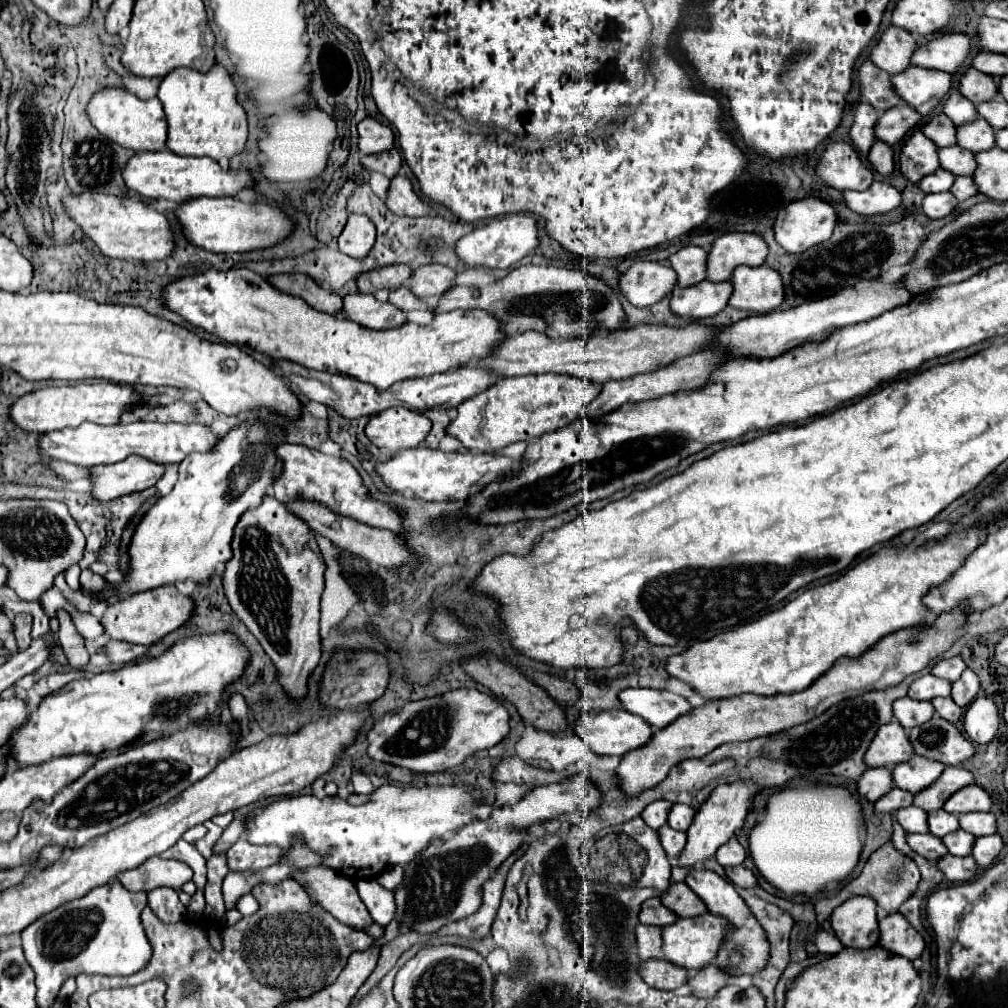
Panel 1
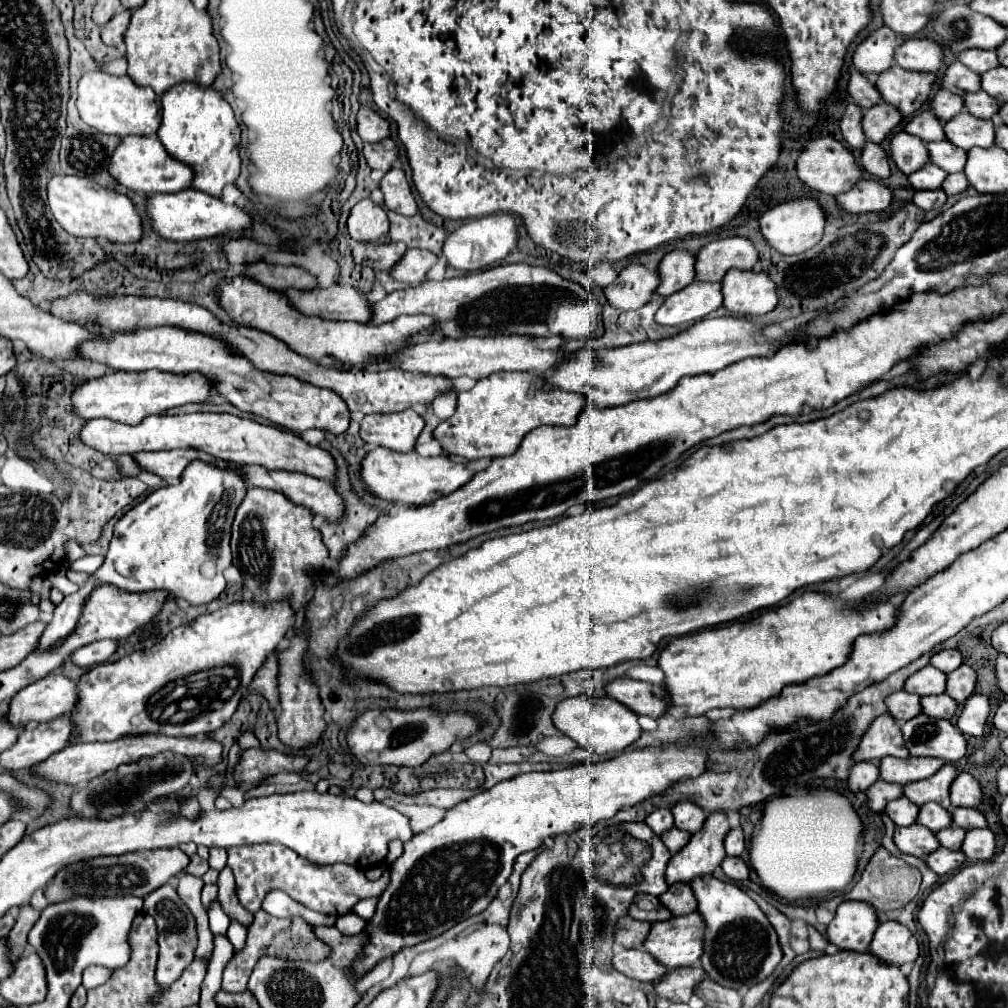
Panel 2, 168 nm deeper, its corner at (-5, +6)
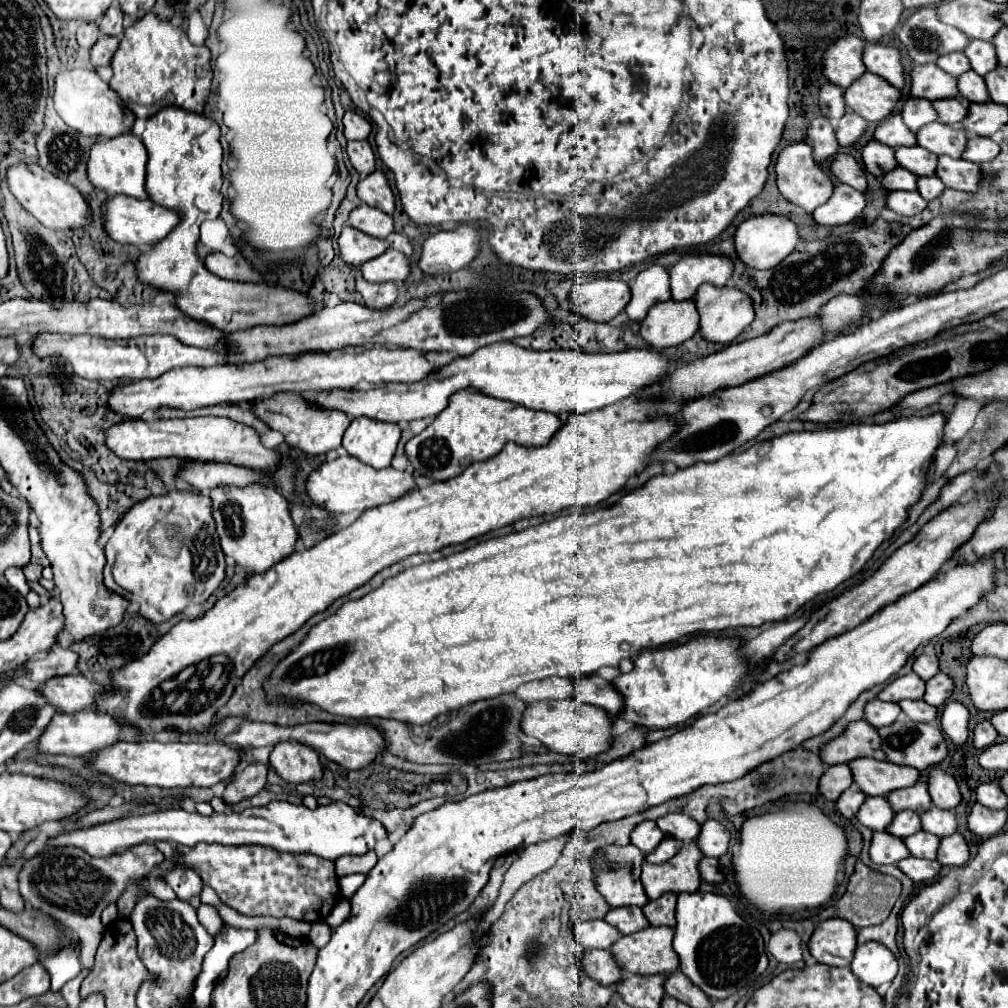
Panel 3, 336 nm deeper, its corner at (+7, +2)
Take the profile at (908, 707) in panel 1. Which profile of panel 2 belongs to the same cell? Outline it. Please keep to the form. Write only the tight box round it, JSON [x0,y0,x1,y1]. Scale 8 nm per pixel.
[886,691,920,721]

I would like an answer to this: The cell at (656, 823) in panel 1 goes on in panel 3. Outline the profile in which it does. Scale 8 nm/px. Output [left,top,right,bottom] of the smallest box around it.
[630,821,664,855]

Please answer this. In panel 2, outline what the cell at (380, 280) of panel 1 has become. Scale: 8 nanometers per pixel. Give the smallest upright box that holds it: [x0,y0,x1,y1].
[352,243,406,271]

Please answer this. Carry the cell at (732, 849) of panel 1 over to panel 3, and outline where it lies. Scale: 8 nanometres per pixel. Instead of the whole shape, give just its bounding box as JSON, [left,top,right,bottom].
[696,819,730,857]

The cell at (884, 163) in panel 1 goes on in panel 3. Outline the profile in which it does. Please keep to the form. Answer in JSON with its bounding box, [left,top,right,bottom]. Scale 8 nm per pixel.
[830,153,866,191]

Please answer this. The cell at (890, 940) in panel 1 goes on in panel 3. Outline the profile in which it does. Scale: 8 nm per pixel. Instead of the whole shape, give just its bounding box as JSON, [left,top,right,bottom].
[852,943,898,989]

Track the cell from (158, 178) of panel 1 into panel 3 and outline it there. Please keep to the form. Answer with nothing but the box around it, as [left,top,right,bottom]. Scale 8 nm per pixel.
[88,133,146,199]

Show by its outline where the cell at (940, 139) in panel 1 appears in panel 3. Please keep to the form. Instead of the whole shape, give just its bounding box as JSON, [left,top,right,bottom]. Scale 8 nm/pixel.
[874,115,916,145]

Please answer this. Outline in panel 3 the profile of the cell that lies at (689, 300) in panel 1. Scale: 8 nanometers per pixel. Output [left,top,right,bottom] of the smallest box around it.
[640,301,698,349]

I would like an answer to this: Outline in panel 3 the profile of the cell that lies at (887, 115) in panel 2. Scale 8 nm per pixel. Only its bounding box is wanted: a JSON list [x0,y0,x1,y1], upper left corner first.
[836,111,868,147]

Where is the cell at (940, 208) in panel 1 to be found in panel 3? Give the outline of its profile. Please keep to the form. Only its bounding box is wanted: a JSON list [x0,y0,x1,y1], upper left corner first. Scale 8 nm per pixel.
[886,191,926,215]

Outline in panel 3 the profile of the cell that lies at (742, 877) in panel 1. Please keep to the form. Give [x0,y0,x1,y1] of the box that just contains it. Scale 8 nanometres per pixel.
[698,857,724,883]

